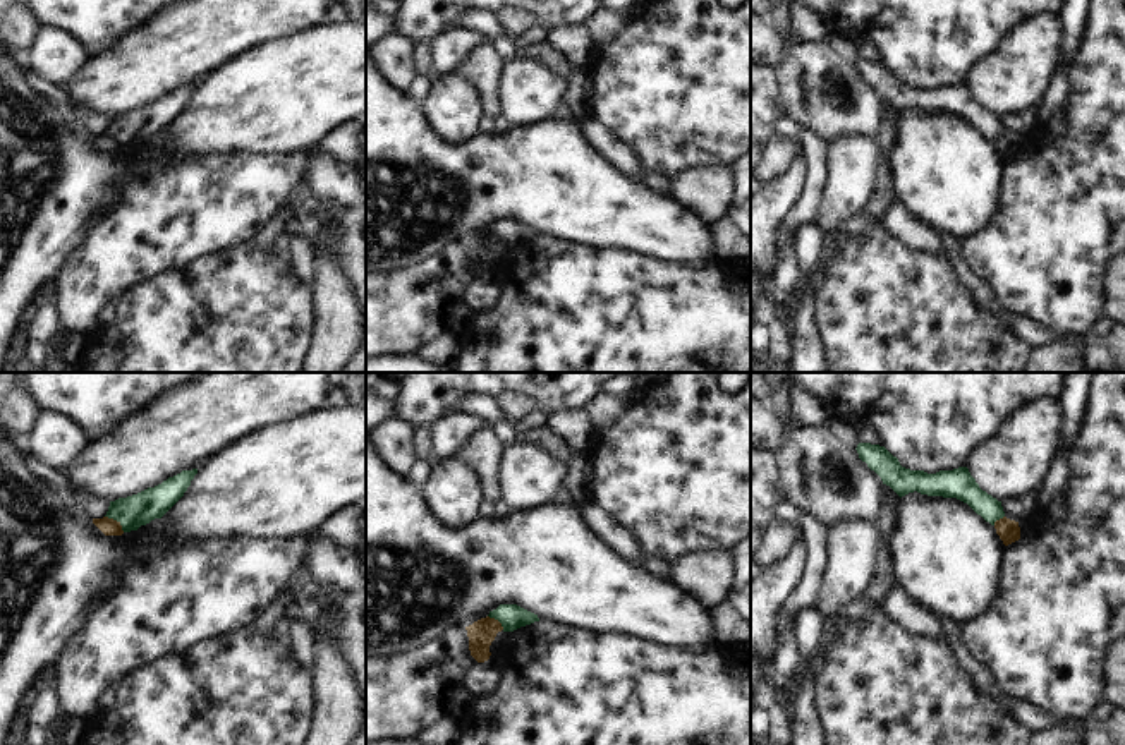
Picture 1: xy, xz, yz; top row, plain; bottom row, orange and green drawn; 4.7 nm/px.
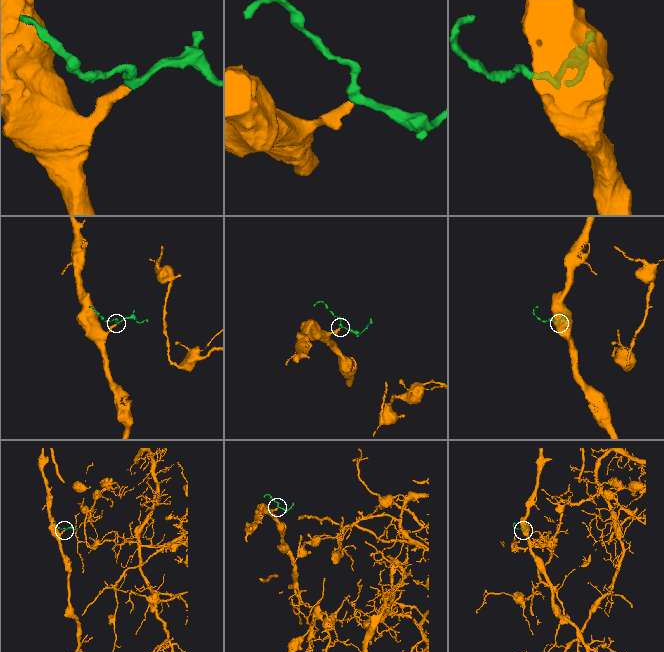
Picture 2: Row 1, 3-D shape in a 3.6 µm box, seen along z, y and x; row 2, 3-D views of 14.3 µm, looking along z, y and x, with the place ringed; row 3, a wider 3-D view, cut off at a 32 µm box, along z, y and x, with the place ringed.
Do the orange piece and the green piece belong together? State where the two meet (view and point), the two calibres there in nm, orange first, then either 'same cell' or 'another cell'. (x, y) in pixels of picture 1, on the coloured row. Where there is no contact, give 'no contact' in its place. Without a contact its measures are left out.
contact xy (115, 520); calibres 80 and 150 nm; another cell

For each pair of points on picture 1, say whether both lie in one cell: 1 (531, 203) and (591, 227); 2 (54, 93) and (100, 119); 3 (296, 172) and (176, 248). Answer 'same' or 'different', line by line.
1: same
2: same
3: same

